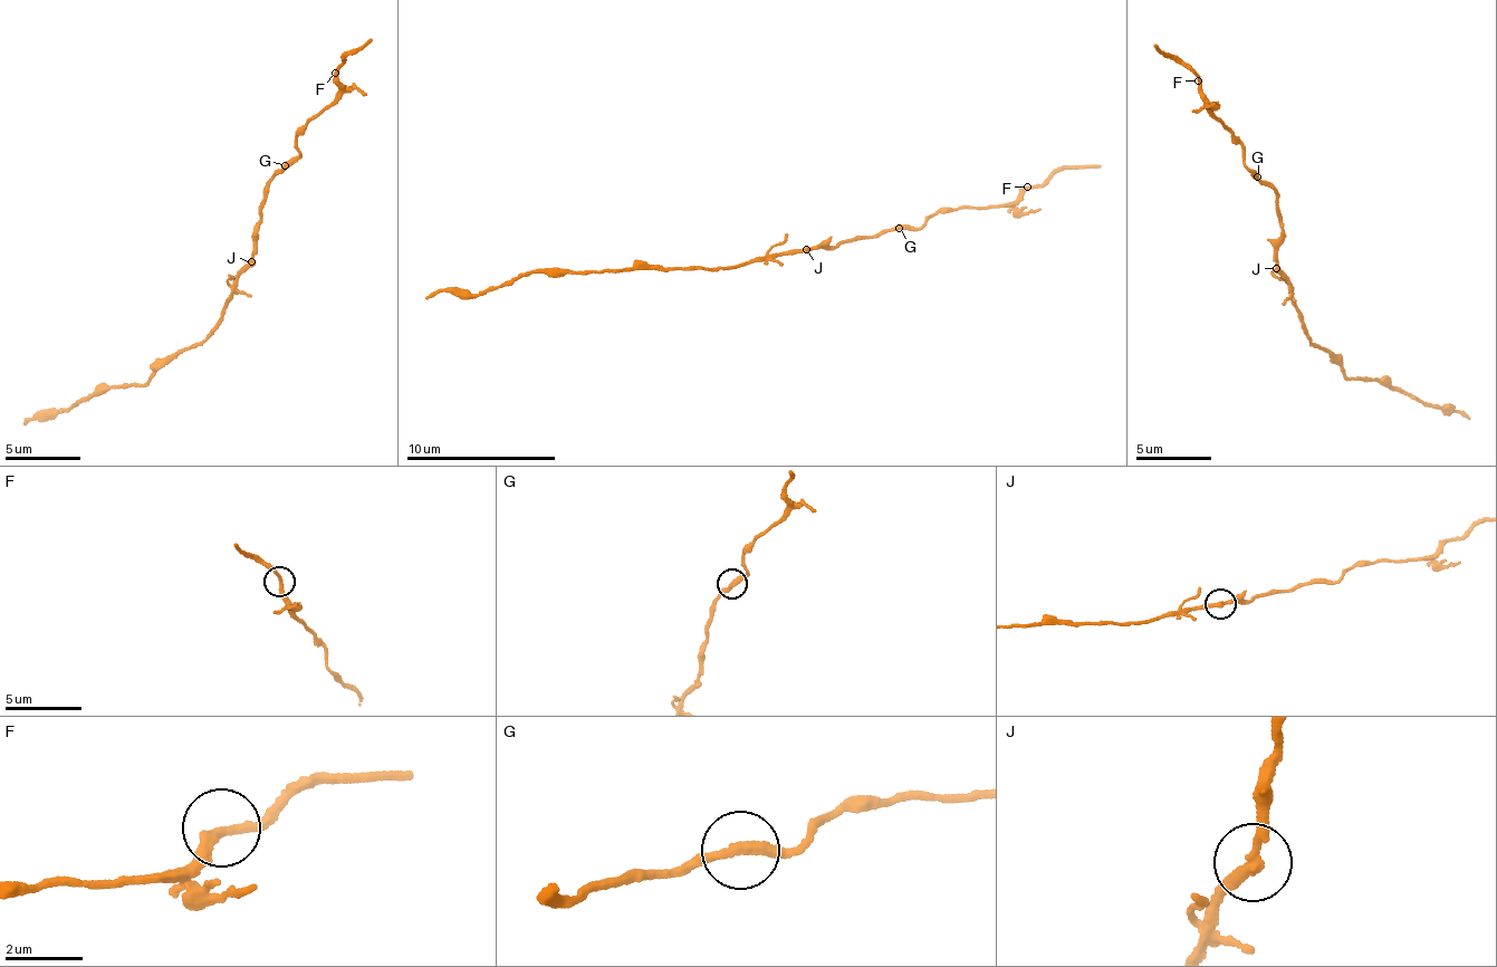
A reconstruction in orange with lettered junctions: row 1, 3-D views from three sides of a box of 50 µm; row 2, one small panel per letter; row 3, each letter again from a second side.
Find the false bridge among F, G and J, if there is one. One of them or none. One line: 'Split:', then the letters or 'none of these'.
Split: J

